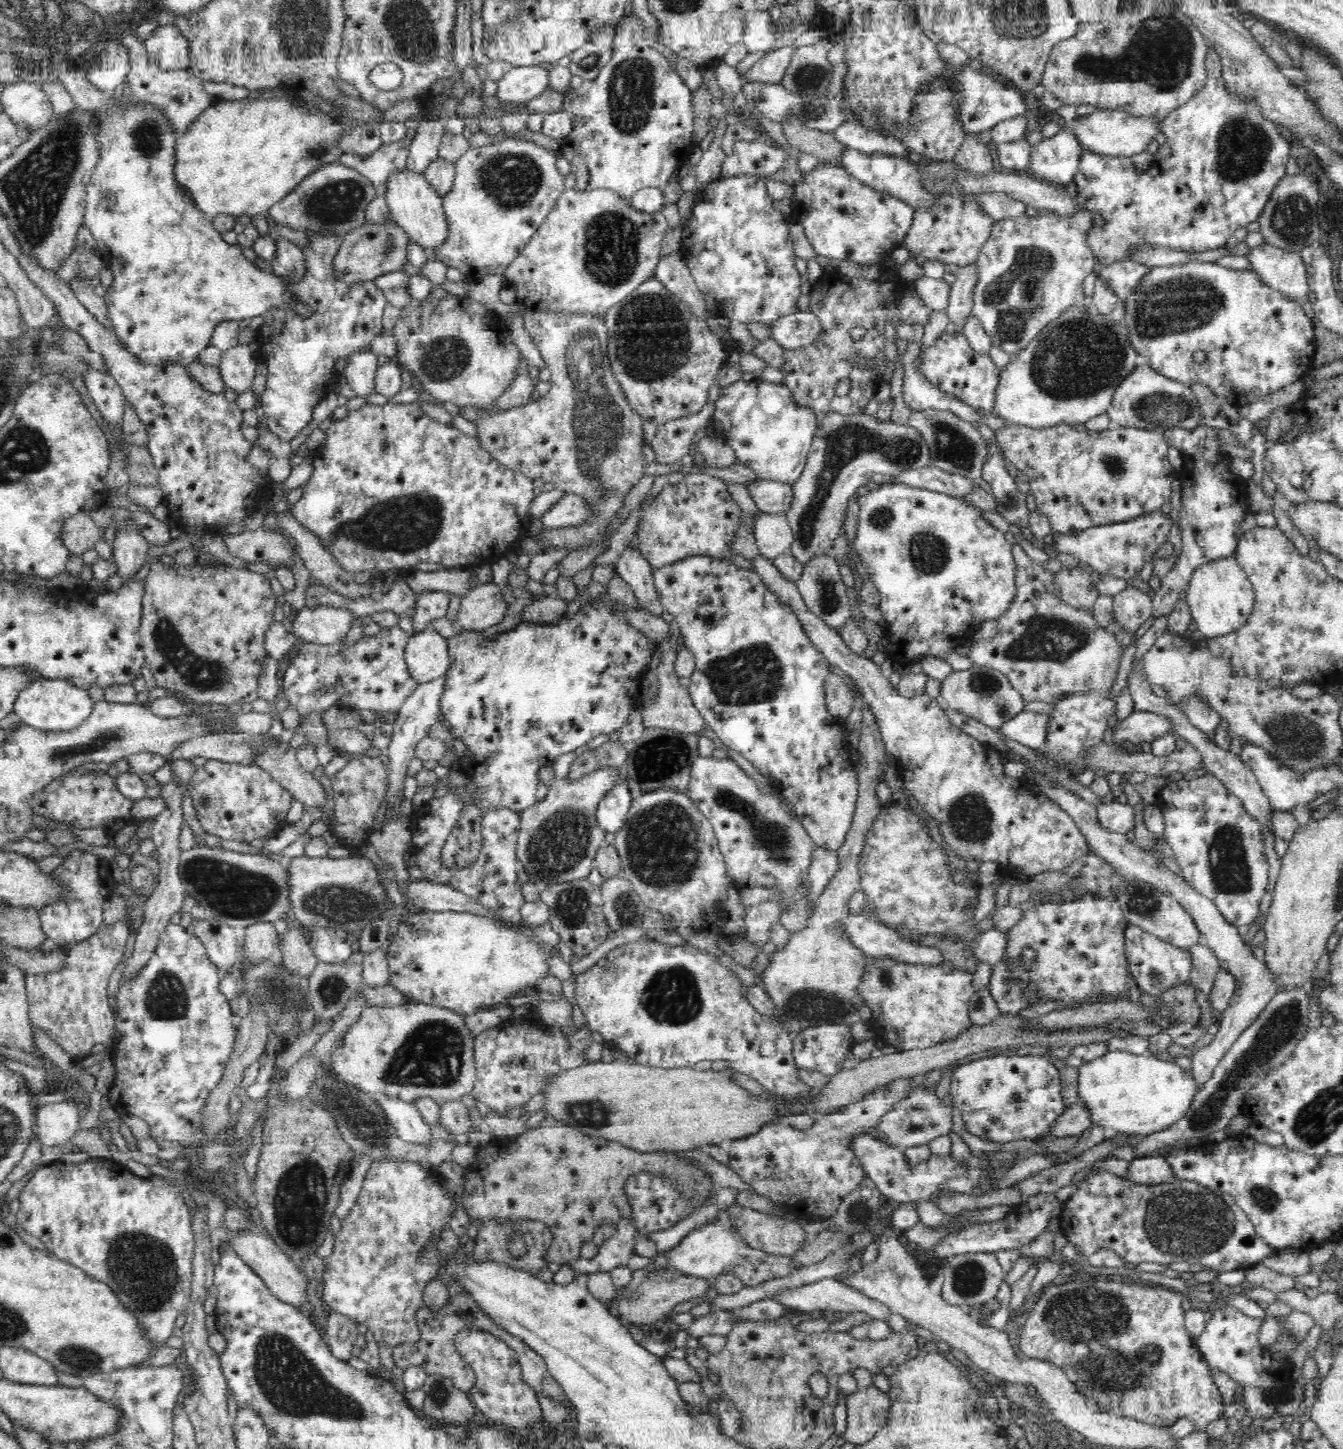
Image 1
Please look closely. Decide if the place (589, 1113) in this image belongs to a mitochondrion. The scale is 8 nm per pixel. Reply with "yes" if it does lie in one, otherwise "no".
yes

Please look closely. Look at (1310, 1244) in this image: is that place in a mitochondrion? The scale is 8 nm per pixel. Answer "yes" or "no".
no

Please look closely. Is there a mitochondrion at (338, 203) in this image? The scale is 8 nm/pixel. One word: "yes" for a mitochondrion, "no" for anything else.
yes

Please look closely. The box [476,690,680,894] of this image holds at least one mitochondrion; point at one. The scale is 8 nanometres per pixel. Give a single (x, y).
(560, 844)

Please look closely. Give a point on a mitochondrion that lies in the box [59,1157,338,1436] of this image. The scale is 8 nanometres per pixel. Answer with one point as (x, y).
(146, 1270)

